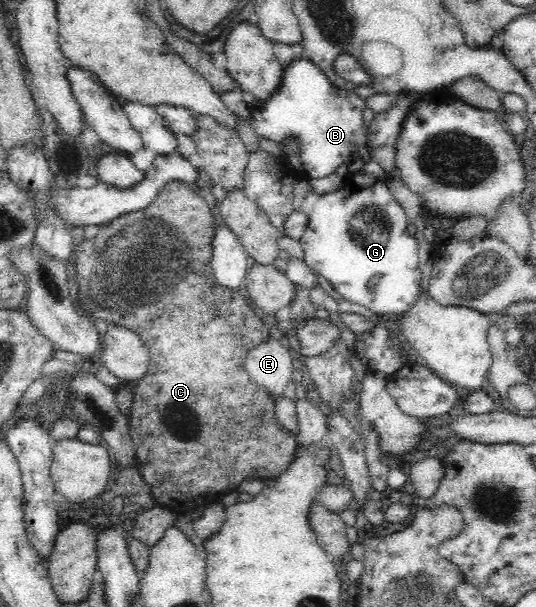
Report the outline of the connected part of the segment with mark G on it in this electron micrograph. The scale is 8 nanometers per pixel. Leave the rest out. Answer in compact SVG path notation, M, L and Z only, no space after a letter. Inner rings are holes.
M368 173L352 174L349 182L338 191L320 195L313 204L313 212L308 216L307 231L299 241L305 253L303 262L306 266L328 280L344 300L368 308L379 316L388 313L391 317L397 317L417 302L422 272L418 260L418 242L408 234L409 222L405 212L383 184L383 179ZM373 276L379 276L379 279L377 284L370 287L369 280Z

